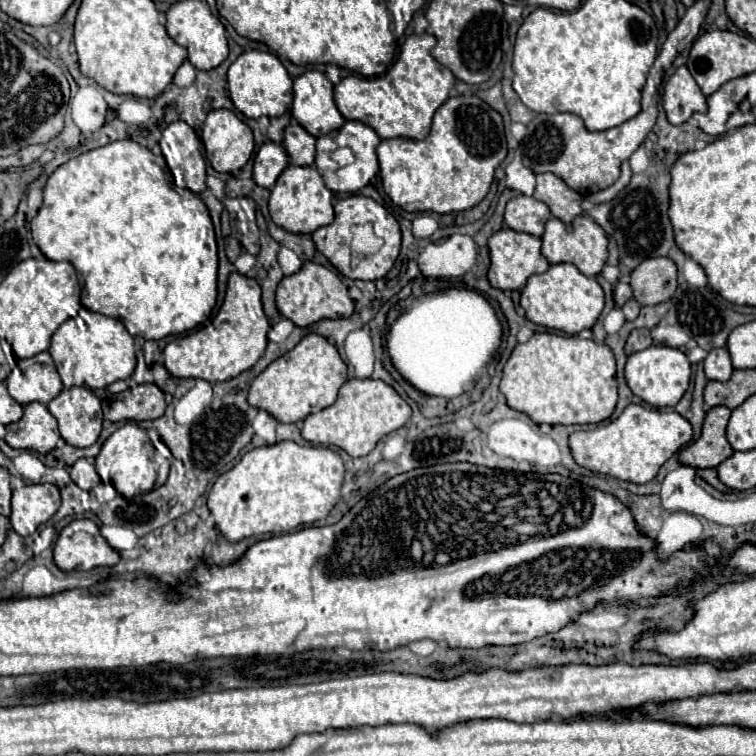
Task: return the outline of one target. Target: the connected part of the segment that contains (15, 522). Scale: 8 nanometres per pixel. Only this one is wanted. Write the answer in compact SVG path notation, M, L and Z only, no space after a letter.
M27 483L13 491L11 527L19 535L31 535L59 509L59 489L53 483Z

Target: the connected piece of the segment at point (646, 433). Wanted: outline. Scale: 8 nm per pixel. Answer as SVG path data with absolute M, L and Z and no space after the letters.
M631 403L615 421L591 427L587 431L575 431L569 437L575 461L589 471L613 475L633 483L647 483L655 479L659 467L693 439L691 423L683 415L672 409L661 410L643 403Z

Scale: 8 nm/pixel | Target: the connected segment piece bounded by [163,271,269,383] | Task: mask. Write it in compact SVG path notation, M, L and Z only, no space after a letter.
M233 271L229 275L227 295L219 313L201 329L167 343L163 351L165 367L173 377L199 377L209 383L233 379L241 371L251 369L261 359L267 347L267 331L269 321L261 305L261 287L255 279Z

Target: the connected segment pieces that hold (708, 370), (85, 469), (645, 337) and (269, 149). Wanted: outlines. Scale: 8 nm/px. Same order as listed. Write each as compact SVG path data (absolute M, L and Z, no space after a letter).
M725 347L711 349L709 355L705 357L705 375L707 375L707 379L727 381L731 377L731 373L733 373L733 365L731 365L729 351Z
M77 459L71 467L69 467L69 473L71 473L71 479L85 491L89 491L91 487L95 487L101 479L93 467L91 461L87 459Z
M633 329L629 339L627 339L627 345L625 345L625 353L631 355L635 351L641 351L641 349L647 349L651 345L651 333L649 329Z
M267 141L259 147L253 161L253 179L261 187L273 187L277 177L289 165L289 157L285 149L273 141Z

